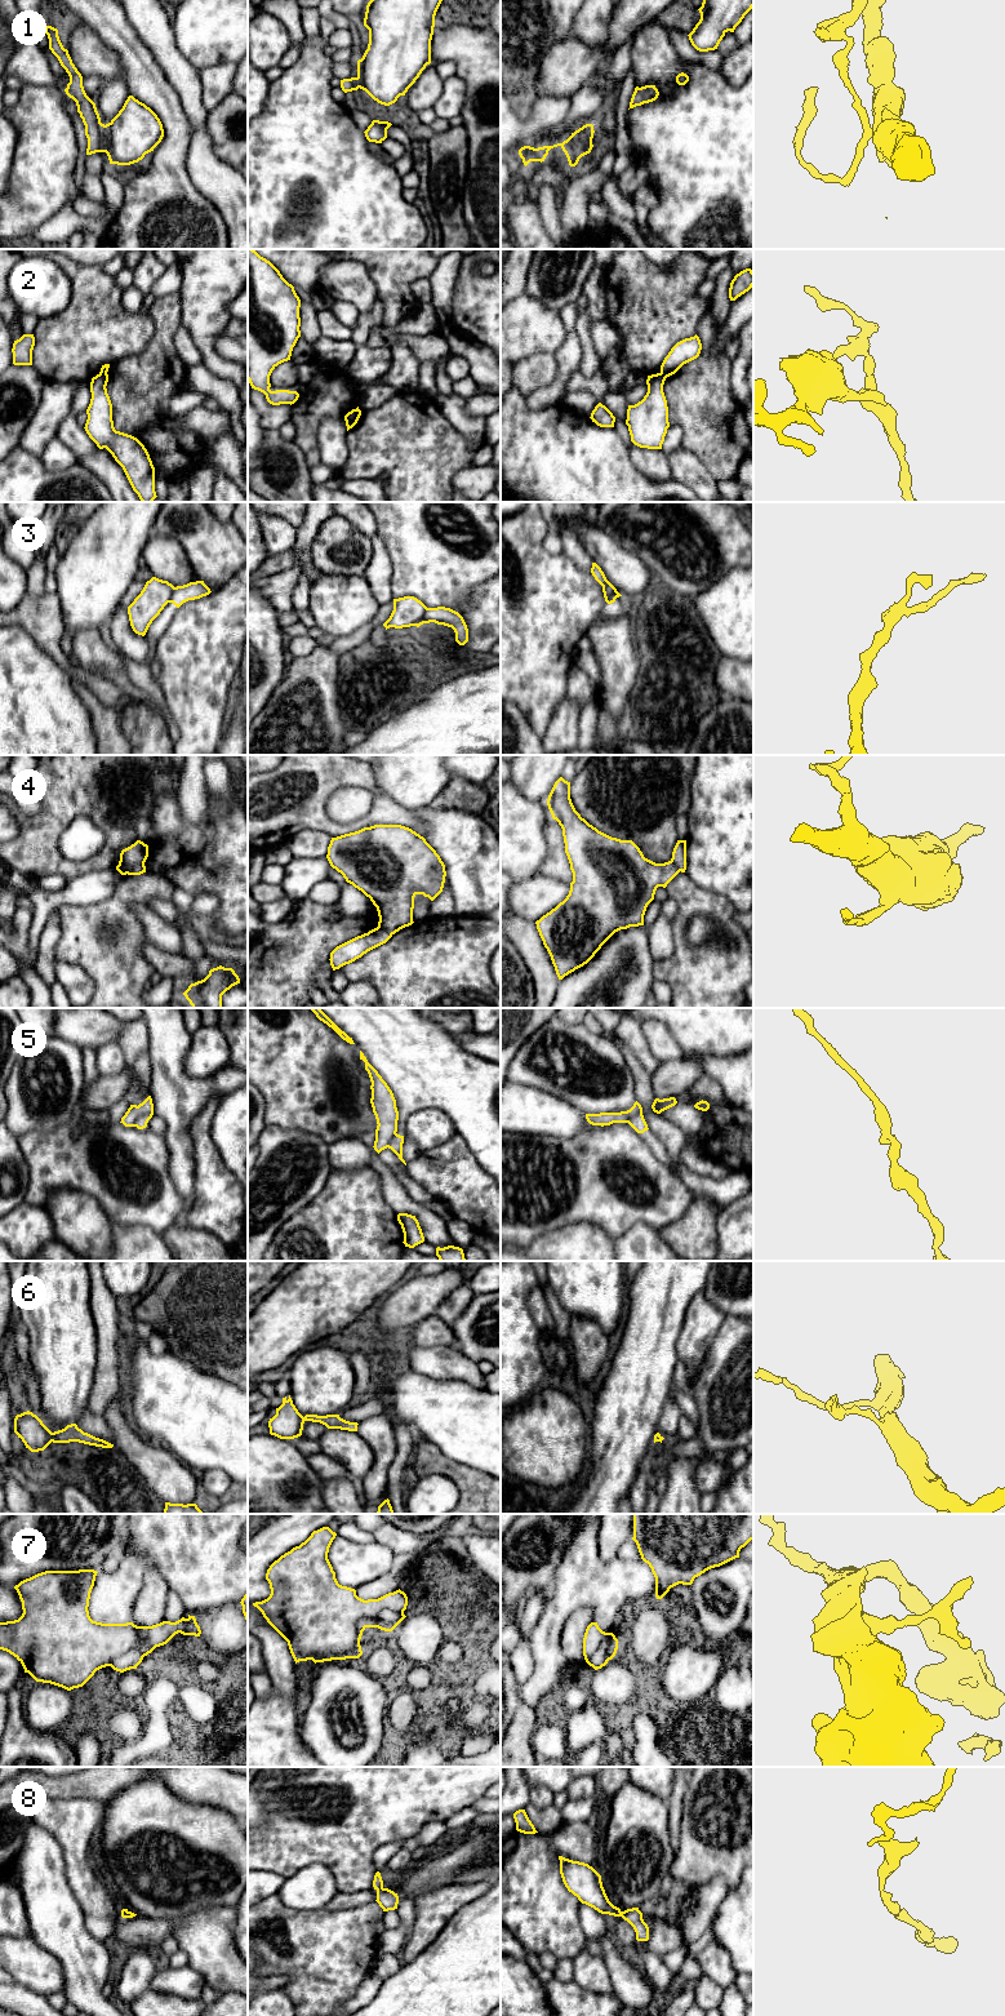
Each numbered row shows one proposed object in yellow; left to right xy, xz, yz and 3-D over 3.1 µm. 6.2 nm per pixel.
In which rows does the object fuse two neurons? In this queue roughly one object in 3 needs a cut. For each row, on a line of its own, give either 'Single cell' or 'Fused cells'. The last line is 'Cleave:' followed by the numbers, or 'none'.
1: Fused cells
2: Fused cells
3: Fused cells
4: Fused cells
5: Single cell
6: Fused cells
7: Fused cells
8: Single cell
Cleave: 1, 2, 3, 4, 6, 7

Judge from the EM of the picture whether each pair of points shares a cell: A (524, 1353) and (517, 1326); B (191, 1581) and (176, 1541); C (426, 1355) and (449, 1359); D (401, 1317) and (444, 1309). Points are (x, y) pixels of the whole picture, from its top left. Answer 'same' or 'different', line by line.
A: same
B: same
C: same
D: different

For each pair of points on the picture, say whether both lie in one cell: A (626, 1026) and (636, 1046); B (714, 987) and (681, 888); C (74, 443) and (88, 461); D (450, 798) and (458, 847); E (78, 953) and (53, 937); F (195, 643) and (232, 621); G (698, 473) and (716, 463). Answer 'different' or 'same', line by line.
A: same
B: same
C: different
D: different
E: different
F: same
G: different

